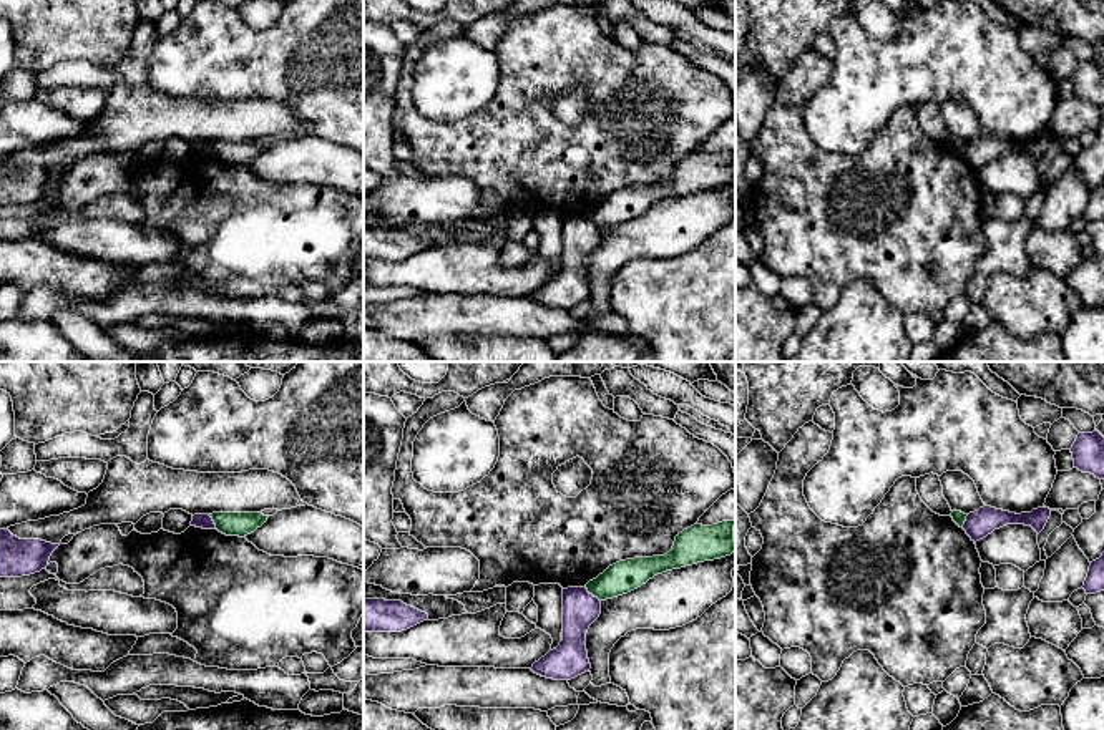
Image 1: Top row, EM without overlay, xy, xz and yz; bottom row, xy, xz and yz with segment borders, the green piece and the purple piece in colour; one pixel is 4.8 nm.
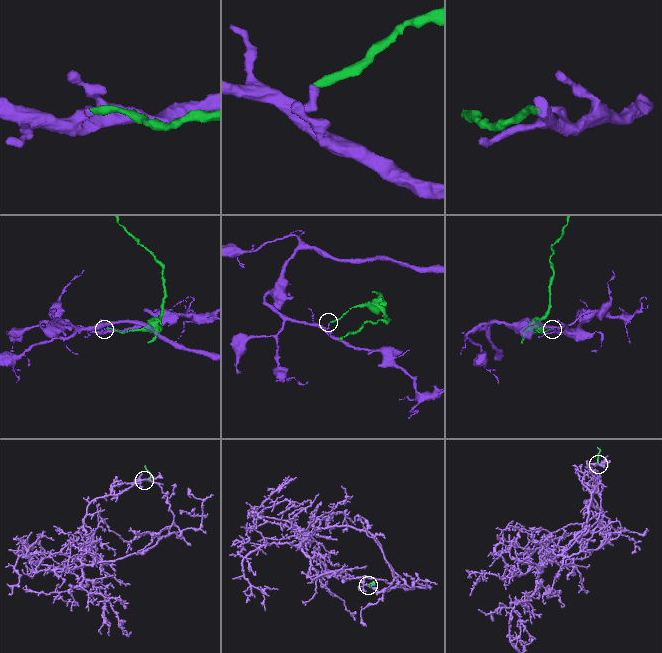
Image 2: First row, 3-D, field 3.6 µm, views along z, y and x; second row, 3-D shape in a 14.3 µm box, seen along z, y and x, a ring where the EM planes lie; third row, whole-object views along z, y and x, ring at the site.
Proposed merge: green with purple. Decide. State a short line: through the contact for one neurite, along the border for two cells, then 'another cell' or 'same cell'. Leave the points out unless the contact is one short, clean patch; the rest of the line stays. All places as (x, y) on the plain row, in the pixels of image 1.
xz (585, 214), (600, 229) | another cell

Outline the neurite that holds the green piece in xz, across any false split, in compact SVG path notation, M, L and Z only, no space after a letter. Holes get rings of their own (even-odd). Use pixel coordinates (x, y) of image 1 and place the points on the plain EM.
M735 149L694 153L676 164L667 182L619 189L584 216L599 229L606 229L628 222L666 199L730 184L735 179L734 154Z

